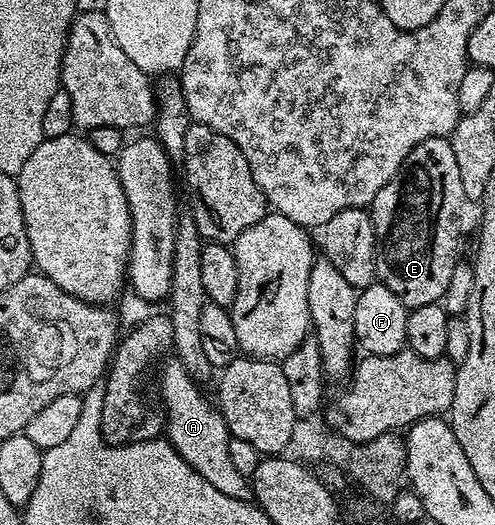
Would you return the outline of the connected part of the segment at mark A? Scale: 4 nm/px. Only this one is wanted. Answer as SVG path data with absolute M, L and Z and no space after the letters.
M175 359L163 362L164 370L160 373L160 397L164 400L163 420L166 422L166 440L210 483L222 491L222 495L230 495L230 499L252 501L254 494L249 478L242 476L230 459L230 434L228 424L215 404L208 402L201 386L186 371L186 367Z

